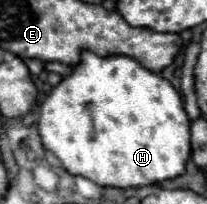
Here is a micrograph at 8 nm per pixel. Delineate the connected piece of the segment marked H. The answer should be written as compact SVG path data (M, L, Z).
M81 52L81 60L39 104L39 136L43 146L53 152L69 174L79 174L99 186L137 188L183 174L191 154L189 124L179 92L159 74L143 68L129 56L95 56Z

